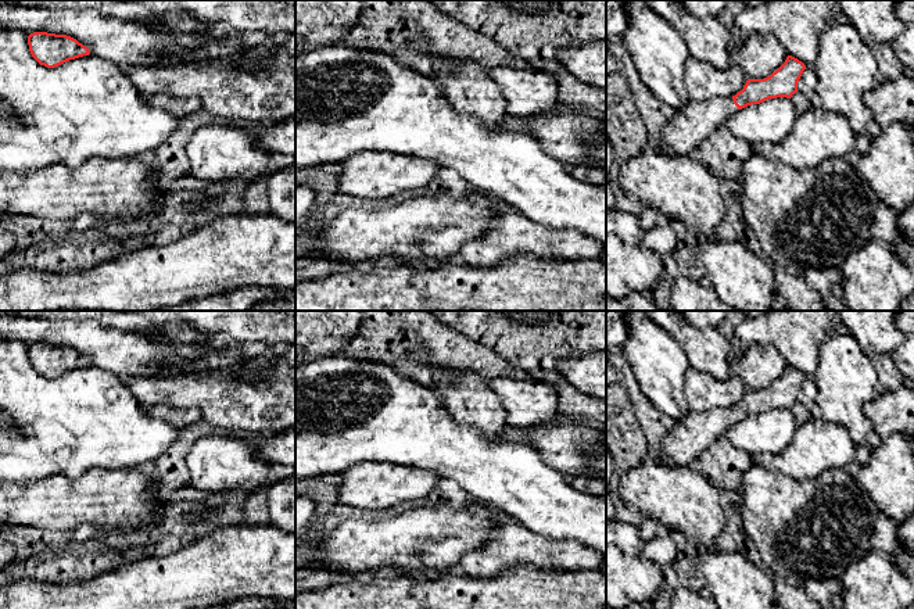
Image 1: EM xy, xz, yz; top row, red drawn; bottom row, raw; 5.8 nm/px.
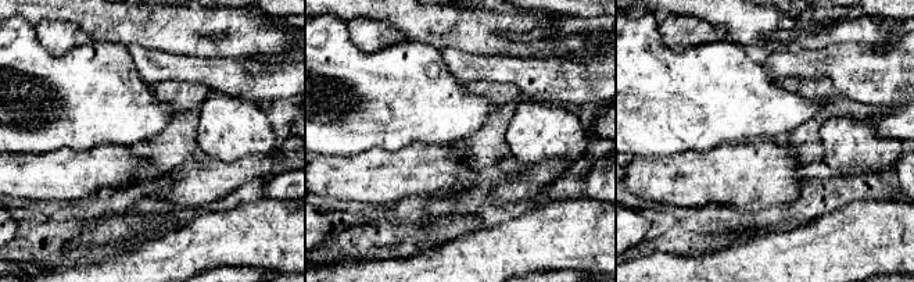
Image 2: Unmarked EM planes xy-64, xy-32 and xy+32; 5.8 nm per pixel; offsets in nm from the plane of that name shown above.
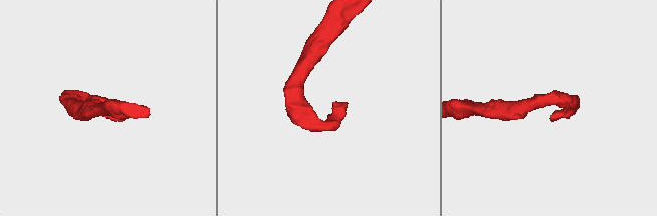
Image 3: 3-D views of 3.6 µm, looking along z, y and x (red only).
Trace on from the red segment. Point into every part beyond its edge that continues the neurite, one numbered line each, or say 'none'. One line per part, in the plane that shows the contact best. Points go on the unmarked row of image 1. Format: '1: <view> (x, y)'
1: yz (687, 440)

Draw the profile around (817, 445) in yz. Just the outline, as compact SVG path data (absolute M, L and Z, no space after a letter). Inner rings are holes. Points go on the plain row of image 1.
M810 419L797 426L789 444L774 455L774 466L785 476L804 480L832 468L845 469L856 452L845 427Z

